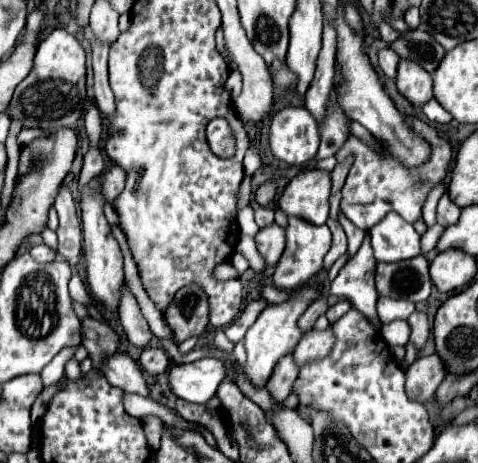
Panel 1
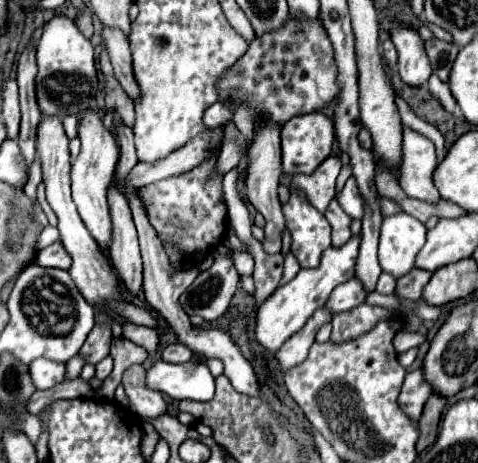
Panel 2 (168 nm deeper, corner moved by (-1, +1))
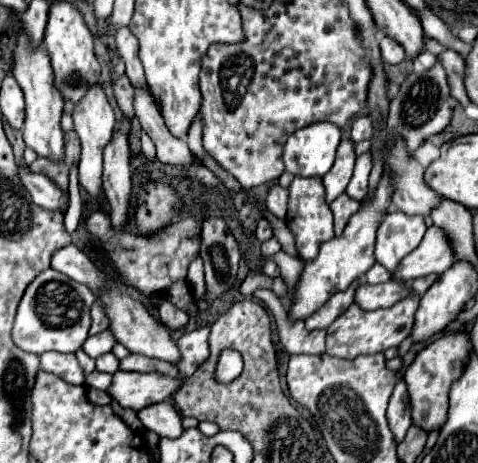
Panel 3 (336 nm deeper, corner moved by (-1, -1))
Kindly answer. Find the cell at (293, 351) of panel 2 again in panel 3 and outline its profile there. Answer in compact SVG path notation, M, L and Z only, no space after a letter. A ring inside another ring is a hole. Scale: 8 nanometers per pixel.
M348 286L344 292L334 294L334 298L330 298L330 302L326 302L322 310L318 310L318 314L310 314L310 318L306 318L306 328L308 330L328 328L352 302L354 302L354 286Z

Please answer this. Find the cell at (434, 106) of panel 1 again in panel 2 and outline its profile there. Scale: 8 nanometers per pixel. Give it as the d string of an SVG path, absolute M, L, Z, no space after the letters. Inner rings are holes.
M430 76L430 80L428 80L428 88L430 88L430 94L432 94L432 98L434 100L438 100L440 102L440 106L446 110L446 112L454 112L454 108L456 108L456 100L452 98L452 94L450 94L450 90L448 90L448 84L446 82L442 82L442 80L438 80L438 76Z

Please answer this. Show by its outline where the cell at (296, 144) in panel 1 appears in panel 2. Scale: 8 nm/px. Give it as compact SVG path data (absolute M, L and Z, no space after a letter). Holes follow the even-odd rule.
M310 112L290 118L282 126L282 166L286 174L310 174L314 172L332 152L334 128L332 120L322 112Z

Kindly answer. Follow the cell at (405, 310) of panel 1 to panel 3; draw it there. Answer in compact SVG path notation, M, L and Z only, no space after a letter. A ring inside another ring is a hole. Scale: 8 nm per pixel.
M374 264L370 270L368 270L368 274L364 276L364 280L366 282L370 282L370 284L378 284L378 282L388 282L392 276L390 276L390 272L382 266L382 264Z

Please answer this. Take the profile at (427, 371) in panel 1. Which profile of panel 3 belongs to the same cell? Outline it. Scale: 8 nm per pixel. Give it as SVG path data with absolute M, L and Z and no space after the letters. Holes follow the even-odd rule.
M404 382L396 384L396 388L390 396L386 418L388 418L388 426L390 426L390 432L394 434L396 444L400 444L402 438L406 436L406 430L412 426L410 412L408 412L408 392L406 392Z

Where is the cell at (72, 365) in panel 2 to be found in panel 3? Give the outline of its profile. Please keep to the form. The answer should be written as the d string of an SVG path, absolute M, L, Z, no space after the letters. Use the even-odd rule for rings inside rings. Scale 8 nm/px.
M104 330L102 334L96 334L96 336L90 336L86 342L84 342L84 350L86 350L86 354L90 354L92 358L98 358L98 356L102 356L102 354L106 354L106 352L110 352L112 348L114 348L114 344L116 344L118 340L114 338L114 334L110 334L110 330Z

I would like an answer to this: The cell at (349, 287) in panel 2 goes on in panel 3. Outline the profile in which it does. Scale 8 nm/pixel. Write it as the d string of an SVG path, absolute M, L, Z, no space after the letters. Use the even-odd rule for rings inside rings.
M388 280L384 284L374 284L374 286L362 282L356 290L354 302L364 310L376 310L376 308L388 308L406 296L408 296L408 288L396 280Z

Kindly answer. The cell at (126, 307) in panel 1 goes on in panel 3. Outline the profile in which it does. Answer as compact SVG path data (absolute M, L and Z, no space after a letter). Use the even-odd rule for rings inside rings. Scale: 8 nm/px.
M116 130L104 150L104 192L110 202L110 218L114 228L128 224L132 182L130 182L130 146L128 134Z

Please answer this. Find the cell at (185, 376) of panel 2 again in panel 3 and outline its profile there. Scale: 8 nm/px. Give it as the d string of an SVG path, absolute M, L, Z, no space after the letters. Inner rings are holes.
M118 370L112 376L108 394L124 408L132 408L134 412L138 412L144 406L164 402L178 390L178 386L182 386L180 380L164 378L158 372L142 374L142 372Z

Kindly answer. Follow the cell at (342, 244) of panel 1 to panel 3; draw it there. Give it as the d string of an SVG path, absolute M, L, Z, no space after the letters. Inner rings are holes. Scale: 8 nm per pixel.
M340 194L340 196L330 204L330 208L332 208L332 212L334 212L334 230L336 230L336 236L340 236L342 230L344 230L344 226L346 226L348 220L350 220L350 216L352 216L354 212L358 212L360 202L354 200L354 198L350 198L348 194Z

